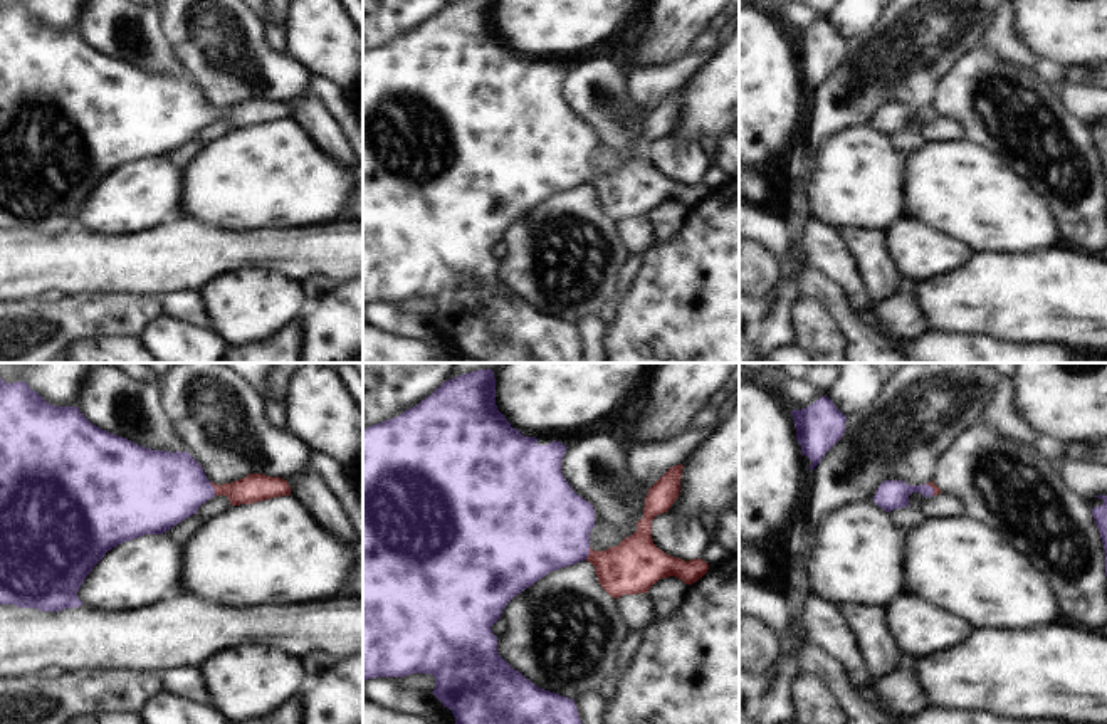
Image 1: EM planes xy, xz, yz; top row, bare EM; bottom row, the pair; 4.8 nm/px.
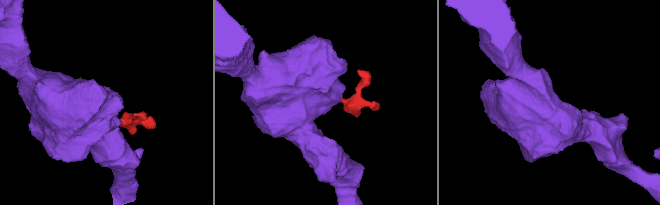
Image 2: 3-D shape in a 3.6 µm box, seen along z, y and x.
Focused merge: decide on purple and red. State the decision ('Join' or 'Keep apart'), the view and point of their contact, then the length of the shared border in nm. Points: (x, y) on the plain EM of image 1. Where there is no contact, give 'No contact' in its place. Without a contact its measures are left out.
Join. Touches purple at xy (214, 113). Shared border 70 nm.

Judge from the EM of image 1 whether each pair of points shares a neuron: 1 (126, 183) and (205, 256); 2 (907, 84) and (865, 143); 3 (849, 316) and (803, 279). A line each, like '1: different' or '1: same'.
1: different
2: different
3: same

